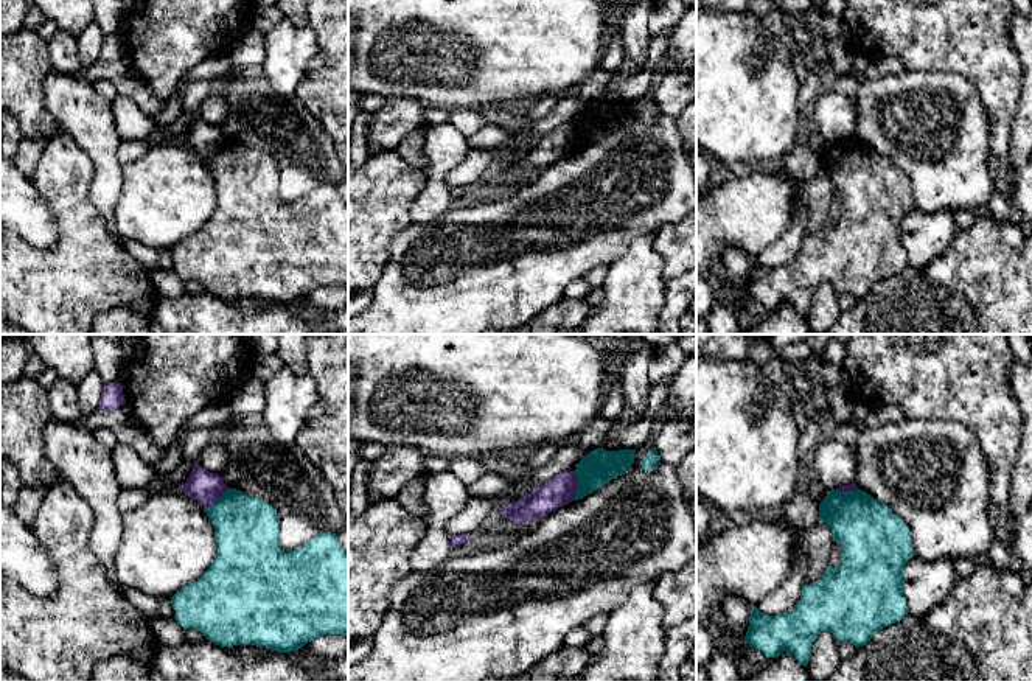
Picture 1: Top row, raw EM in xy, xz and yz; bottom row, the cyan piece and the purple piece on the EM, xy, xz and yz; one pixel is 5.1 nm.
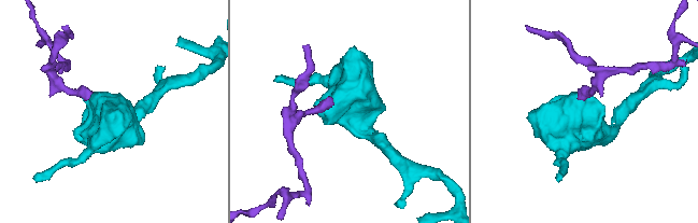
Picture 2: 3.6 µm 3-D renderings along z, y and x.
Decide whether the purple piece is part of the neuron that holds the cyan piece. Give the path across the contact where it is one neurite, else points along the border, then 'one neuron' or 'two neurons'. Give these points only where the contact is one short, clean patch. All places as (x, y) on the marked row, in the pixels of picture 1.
border along xz (572, 471), (575, 478), (574, 499); two neurons

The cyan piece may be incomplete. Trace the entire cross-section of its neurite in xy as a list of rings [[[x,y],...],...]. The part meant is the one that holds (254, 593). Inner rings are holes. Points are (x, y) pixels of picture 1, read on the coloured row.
[[[228,488],[216,504],[204,505],[204,510],[213,524],[218,552],[202,577],[171,597],[174,619],[185,630],[197,630],[221,647],[256,645],[278,653],[298,650],[323,634],[348,637],[348,552],[336,533],[319,533],[300,547],[283,552],[278,547],[280,516],[266,501]]]

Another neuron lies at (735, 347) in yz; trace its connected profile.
[[[696,334],[696,353],[721,359],[748,359],[752,340],[763,342],[754,334]]]

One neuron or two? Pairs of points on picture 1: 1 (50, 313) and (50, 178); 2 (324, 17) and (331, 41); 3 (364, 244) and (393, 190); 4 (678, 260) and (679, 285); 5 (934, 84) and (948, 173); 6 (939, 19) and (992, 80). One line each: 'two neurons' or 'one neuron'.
1: one neuron
2: one neuron
3: one neuron
4: two neurons
5: one neuron
6: one neuron

